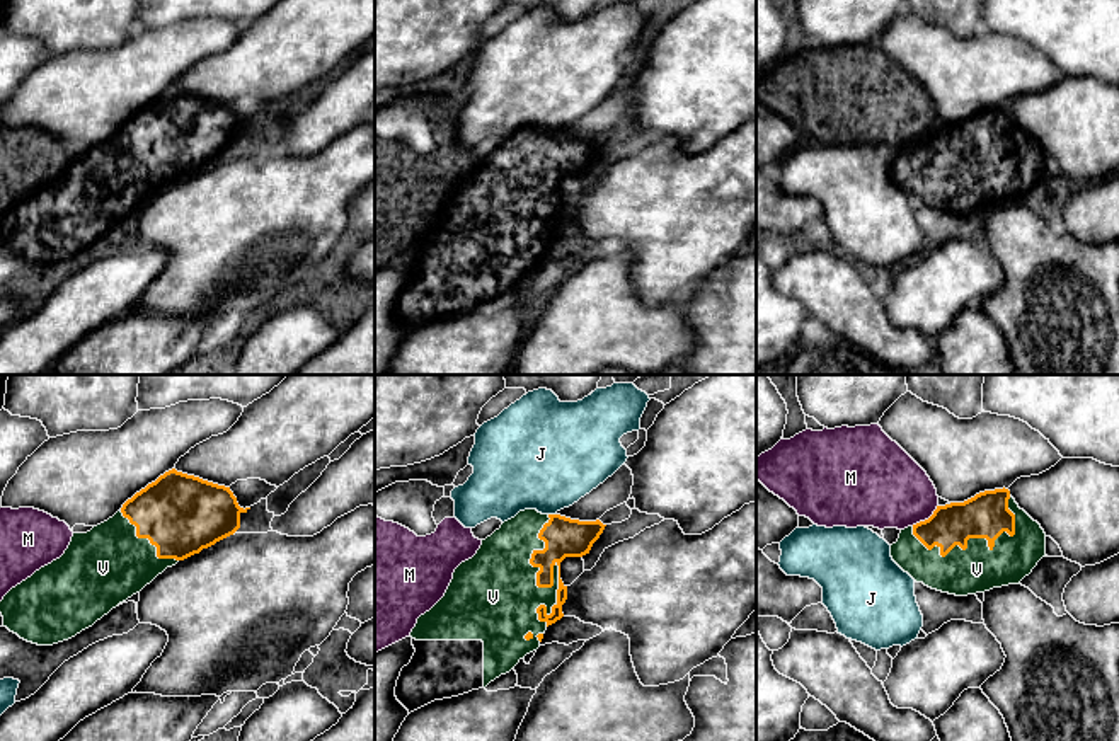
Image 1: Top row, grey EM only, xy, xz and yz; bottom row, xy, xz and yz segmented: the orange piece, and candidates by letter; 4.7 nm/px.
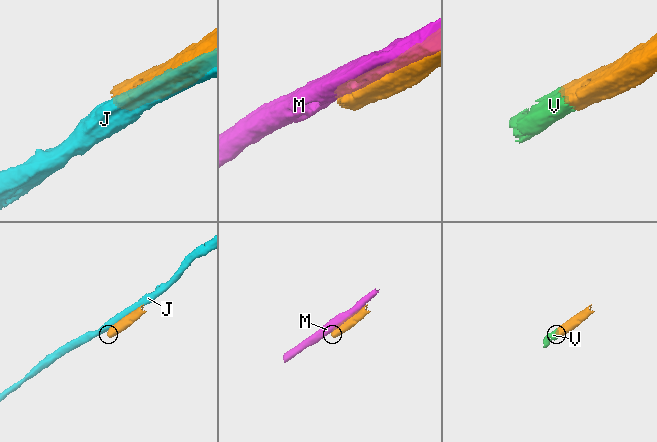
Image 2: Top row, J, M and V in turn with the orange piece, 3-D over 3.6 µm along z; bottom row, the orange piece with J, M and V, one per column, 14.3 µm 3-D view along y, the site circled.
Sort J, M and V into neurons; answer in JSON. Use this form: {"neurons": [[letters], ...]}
{"neurons": [["J"], ["M"], ["V"]]}

